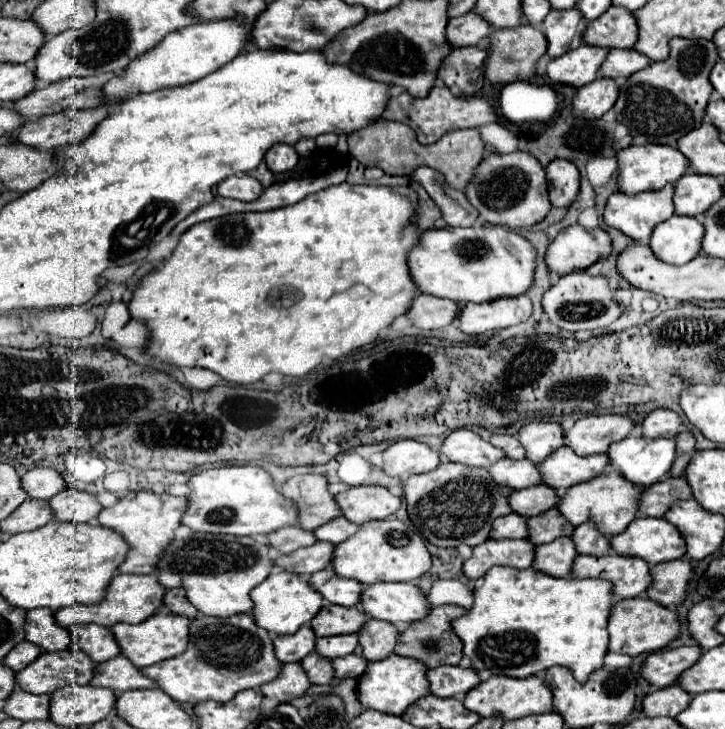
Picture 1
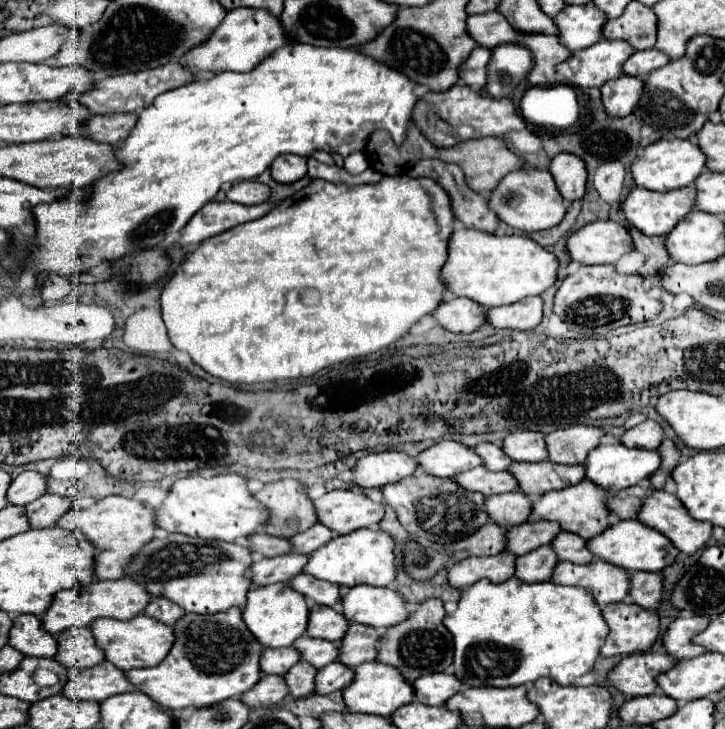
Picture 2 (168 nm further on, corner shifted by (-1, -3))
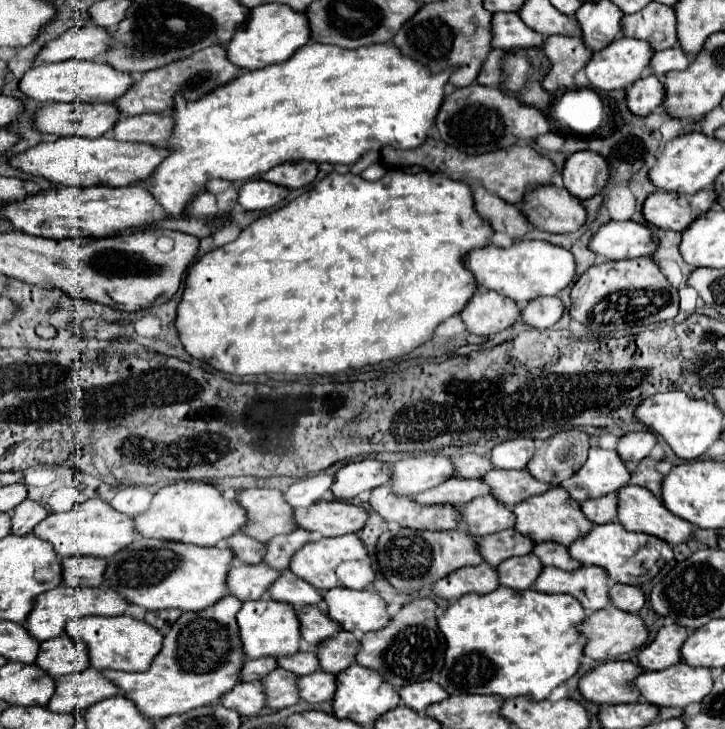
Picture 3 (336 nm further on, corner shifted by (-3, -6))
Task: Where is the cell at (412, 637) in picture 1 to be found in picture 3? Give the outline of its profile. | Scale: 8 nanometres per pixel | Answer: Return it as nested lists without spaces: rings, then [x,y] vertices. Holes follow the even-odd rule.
[[[416,598],[406,602],[400,612],[390,618],[386,628],[368,632],[360,638],[356,662],[378,672],[384,682],[392,684],[396,690],[412,682],[436,678],[440,666],[444,666],[444,636],[440,634],[434,610],[436,604],[430,598]]]

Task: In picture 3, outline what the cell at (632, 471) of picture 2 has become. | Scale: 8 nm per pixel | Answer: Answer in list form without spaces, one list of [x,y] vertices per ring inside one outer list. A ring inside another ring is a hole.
[[[592,446],[588,452],[586,464],[562,486],[568,490],[570,498],[576,502],[584,502],[588,498],[598,498],[610,492],[620,490],[630,482],[630,470],[620,460],[614,450],[602,450]]]

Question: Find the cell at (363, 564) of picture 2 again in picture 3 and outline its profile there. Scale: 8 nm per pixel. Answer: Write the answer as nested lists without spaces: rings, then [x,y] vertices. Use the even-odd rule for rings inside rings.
[[[344,534],[336,538],[320,538],[316,542],[304,544],[302,550],[294,552],[288,566],[296,576],[318,588],[320,592],[342,586],[342,588],[364,588],[372,584],[374,570],[370,566],[370,556],[356,534]]]

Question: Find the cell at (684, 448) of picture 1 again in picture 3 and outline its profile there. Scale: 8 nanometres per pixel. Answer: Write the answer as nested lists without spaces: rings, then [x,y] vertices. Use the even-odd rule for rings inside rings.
[[[644,458],[640,464],[636,464],[636,466],[632,468],[632,478],[630,478],[630,482],[648,488],[654,496],[660,496],[662,478],[664,478],[664,476],[662,476],[660,472],[656,472],[656,460]]]

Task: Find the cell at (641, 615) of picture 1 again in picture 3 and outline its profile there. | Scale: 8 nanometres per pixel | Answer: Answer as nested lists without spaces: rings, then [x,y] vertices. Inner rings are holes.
[[[608,606],[608,608],[602,608],[602,610],[592,612],[592,614],[578,626],[578,632],[586,636],[584,654],[590,656],[590,658],[594,658],[594,660],[600,660],[600,662],[614,660],[614,658],[620,656],[620,654],[638,650],[640,646],[646,644],[646,638],[648,638],[648,630],[646,630],[644,622],[642,622],[636,614],[628,614],[628,612],[616,610],[614,606]]]

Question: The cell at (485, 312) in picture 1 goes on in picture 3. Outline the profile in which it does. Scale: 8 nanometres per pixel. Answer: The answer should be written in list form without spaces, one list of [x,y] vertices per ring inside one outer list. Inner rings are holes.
[[[556,296],[536,298],[536,300],[526,304],[520,320],[538,328],[538,330],[544,330],[544,328],[550,328],[552,324],[556,324],[560,320],[560,316],[564,314],[564,308],[566,306]]]

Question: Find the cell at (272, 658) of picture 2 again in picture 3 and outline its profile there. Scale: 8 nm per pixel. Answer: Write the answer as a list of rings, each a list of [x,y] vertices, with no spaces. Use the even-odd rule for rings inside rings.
[[[258,658],[258,660],[246,660],[240,670],[242,682],[254,682],[264,678],[264,674],[272,672],[276,668],[276,658]]]

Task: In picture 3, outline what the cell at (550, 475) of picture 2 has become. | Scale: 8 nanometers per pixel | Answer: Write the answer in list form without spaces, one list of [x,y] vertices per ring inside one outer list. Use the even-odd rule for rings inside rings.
[[[490,470],[480,478],[490,486],[490,494],[504,506],[512,508],[524,498],[530,498],[532,494],[540,494],[544,490],[550,490],[552,486],[544,486],[542,482],[536,482],[528,470]]]

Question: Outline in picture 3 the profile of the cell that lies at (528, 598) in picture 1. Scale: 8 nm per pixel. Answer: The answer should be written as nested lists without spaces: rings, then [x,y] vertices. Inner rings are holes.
[[[496,588],[490,594],[468,594],[456,600],[438,616],[438,628],[446,638],[444,668],[440,670],[438,684],[448,694],[494,694],[502,700],[526,696],[530,700],[544,700],[548,694],[572,678],[584,654],[584,636],[576,626],[586,618],[584,608],[568,594],[544,594],[534,588],[524,592]]]

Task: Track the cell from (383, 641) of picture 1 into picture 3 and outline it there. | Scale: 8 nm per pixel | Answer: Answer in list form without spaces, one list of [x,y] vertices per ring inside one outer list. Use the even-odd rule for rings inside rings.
[[[344,630],[322,640],[316,646],[320,670],[326,670],[330,674],[340,674],[340,670],[346,670],[354,662],[358,646],[360,646],[358,638],[354,634],[344,632]]]

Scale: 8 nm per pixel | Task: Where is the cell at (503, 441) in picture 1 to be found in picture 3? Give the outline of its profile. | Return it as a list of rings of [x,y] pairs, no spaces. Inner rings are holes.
[[[464,454],[452,460],[452,464],[454,464],[454,476],[458,478],[482,478],[488,470],[492,470],[488,458],[478,454]]]

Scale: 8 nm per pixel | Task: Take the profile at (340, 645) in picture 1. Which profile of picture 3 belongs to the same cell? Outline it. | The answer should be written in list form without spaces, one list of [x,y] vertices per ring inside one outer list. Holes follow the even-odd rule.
[[[312,650],[306,652],[296,652],[292,658],[278,658],[278,668],[284,668],[296,676],[304,676],[304,674],[312,674],[320,668],[318,658]]]

